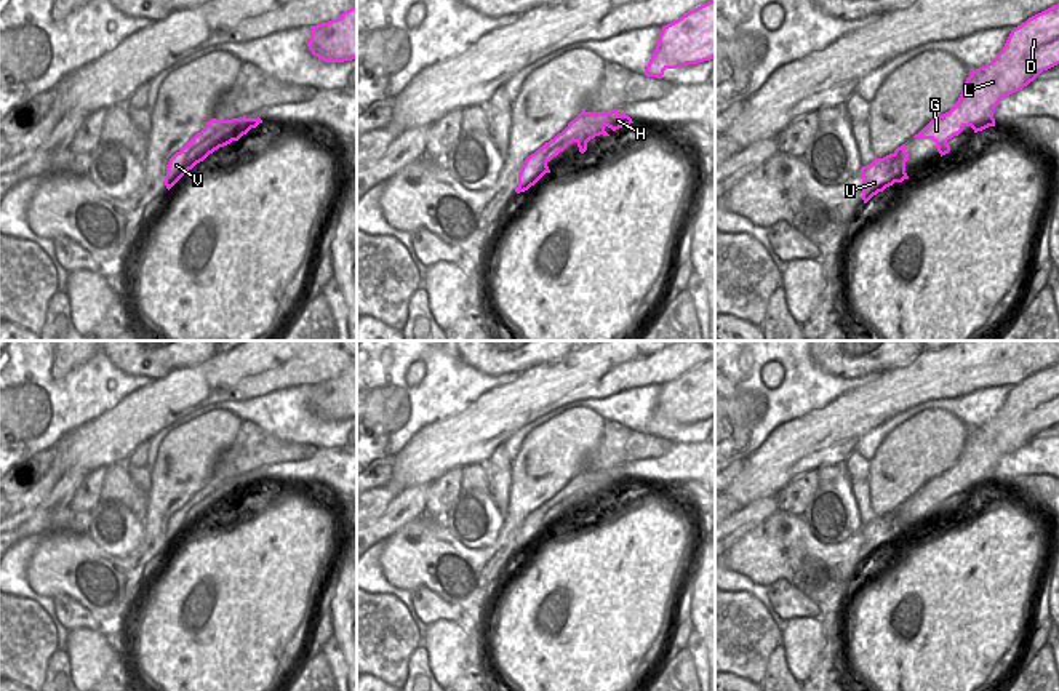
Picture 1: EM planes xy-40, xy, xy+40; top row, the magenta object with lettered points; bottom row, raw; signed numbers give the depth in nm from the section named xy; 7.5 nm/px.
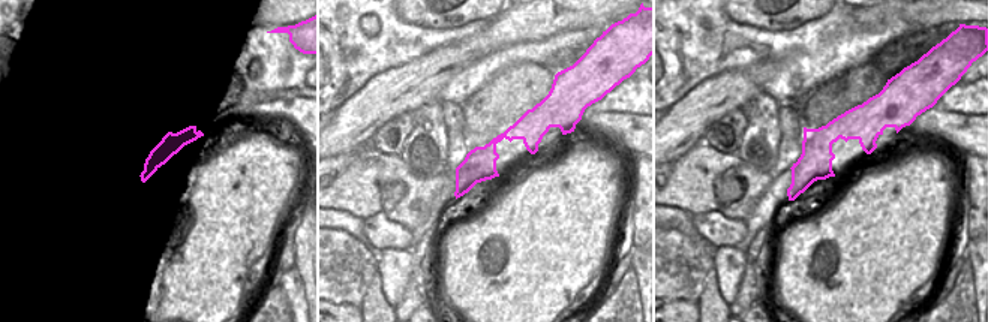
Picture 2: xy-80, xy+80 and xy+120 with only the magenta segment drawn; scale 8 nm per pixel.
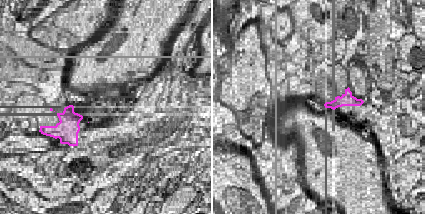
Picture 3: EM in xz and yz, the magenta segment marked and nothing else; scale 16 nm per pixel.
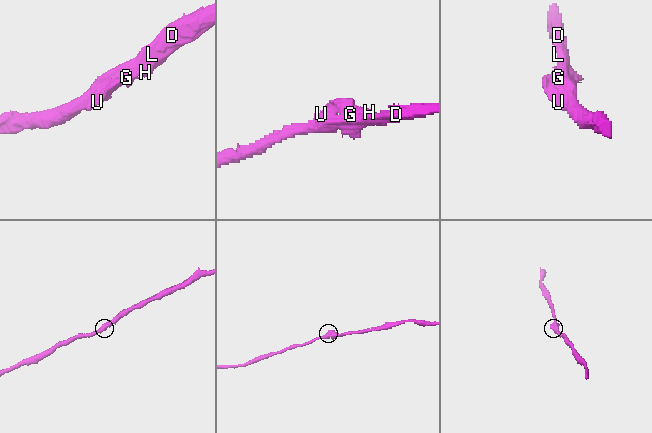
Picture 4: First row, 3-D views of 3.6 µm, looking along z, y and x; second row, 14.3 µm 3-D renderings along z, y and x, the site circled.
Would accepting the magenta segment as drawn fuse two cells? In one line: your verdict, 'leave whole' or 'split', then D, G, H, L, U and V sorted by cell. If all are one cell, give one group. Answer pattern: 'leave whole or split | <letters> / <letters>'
leave whole | D G H L U V

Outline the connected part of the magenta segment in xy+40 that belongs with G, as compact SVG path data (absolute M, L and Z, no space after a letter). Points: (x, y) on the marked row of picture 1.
M1059 3L1014 27L997 58L966 78L957 104L913 138L933 139L941 157L949 154L949 139L965 126L971 126L974 133L995 126L998 102L1057 64Z

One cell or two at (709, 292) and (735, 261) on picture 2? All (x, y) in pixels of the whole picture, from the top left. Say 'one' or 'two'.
two

